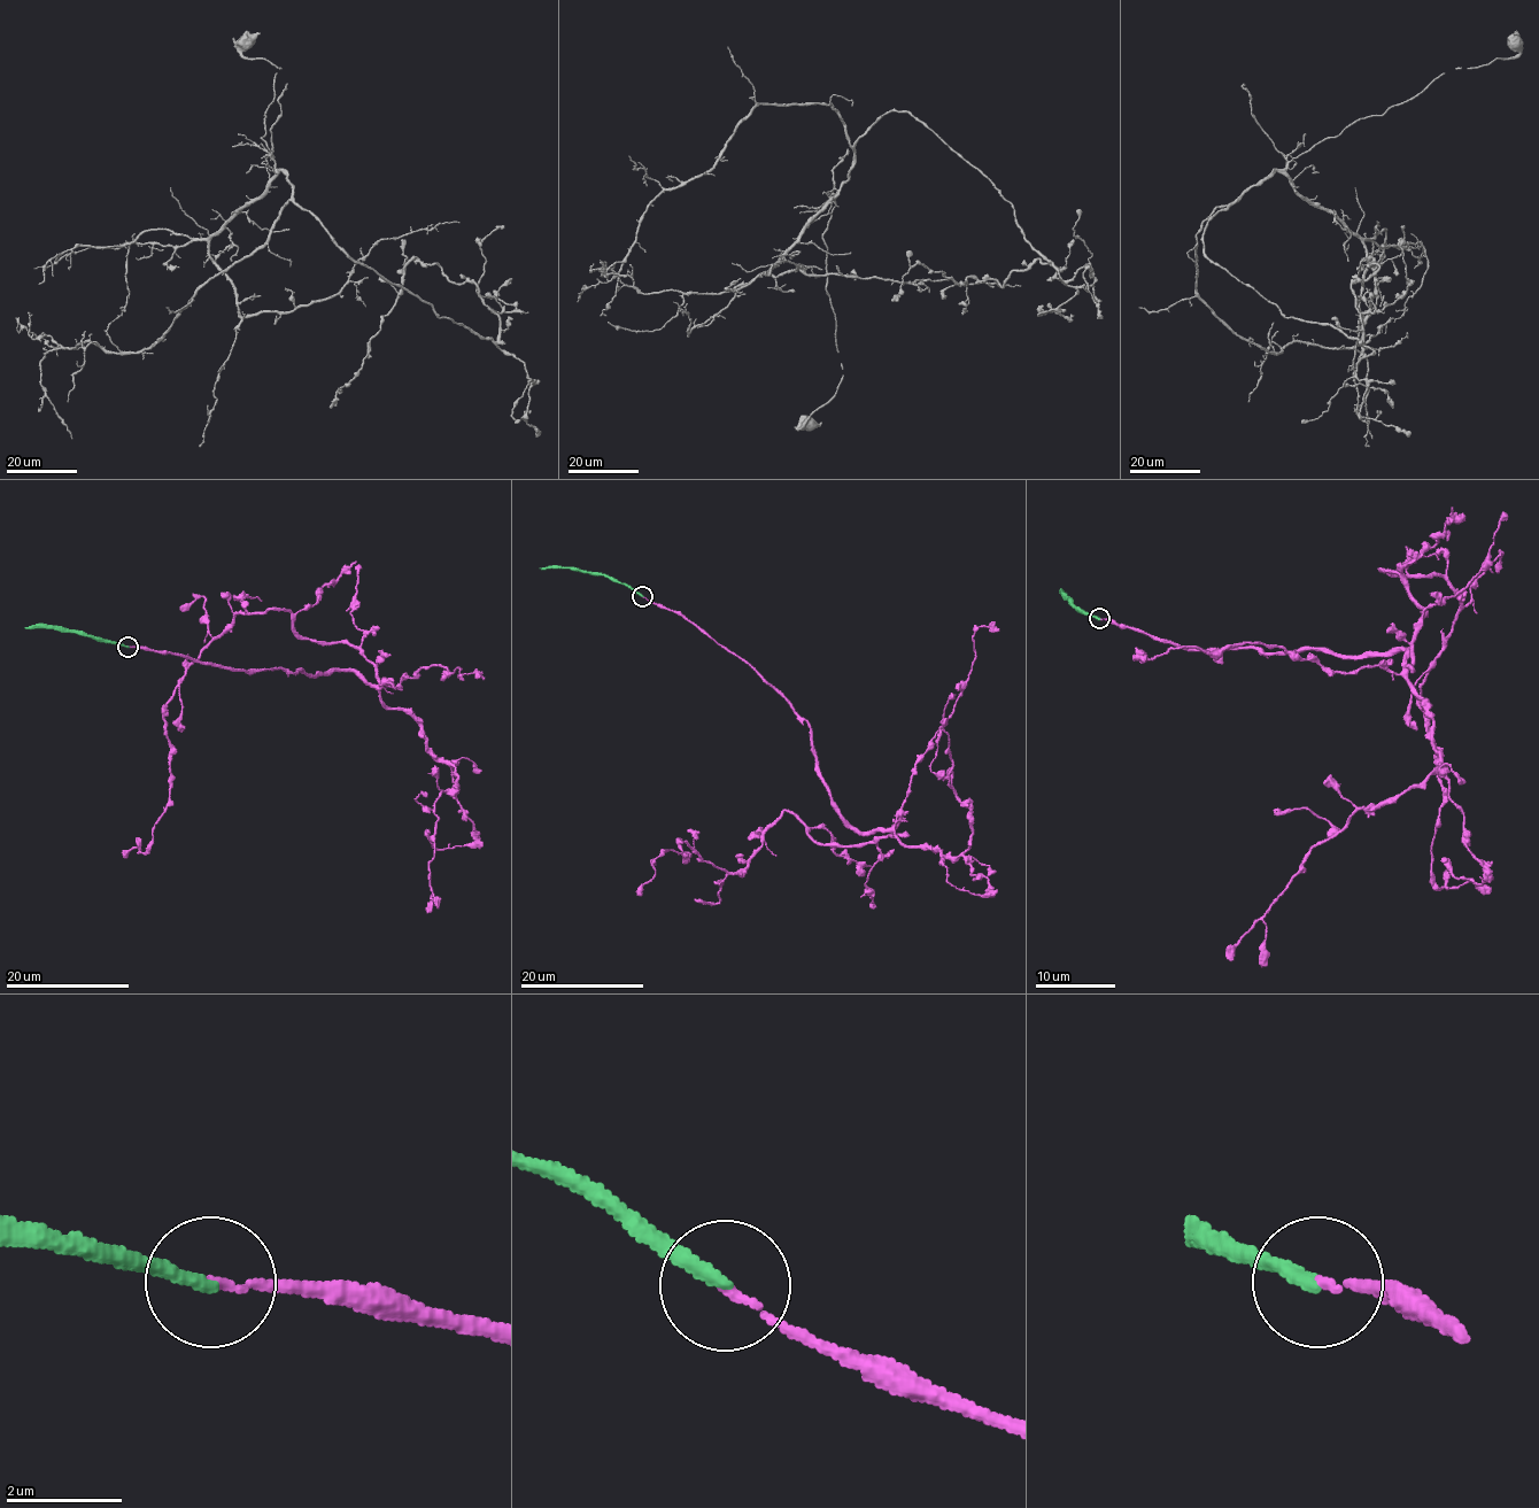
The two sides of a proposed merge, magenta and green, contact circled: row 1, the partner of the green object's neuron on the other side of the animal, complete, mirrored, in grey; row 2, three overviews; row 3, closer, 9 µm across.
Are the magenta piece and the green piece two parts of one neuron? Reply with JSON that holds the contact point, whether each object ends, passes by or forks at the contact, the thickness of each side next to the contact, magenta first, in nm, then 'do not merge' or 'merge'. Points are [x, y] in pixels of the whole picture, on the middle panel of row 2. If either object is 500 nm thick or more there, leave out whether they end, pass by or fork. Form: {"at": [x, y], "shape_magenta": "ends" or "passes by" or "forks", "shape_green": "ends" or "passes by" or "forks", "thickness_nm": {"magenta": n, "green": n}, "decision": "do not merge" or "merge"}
{"at": [642, 596], "shape_magenta": "ends", "shape_green": "ends", "thickness_nm": {"magenta": 120, "green": 240}, "decision": "merge"}

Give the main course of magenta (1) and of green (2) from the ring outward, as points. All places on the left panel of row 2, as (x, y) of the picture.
1: (128, 647), (377, 685), (358, 650), (303, 639), (288, 611), (237, 612), (163, 708), (170, 805), (125, 856)
2: (128, 647), (98, 641), (89, 634), (25, 627)

